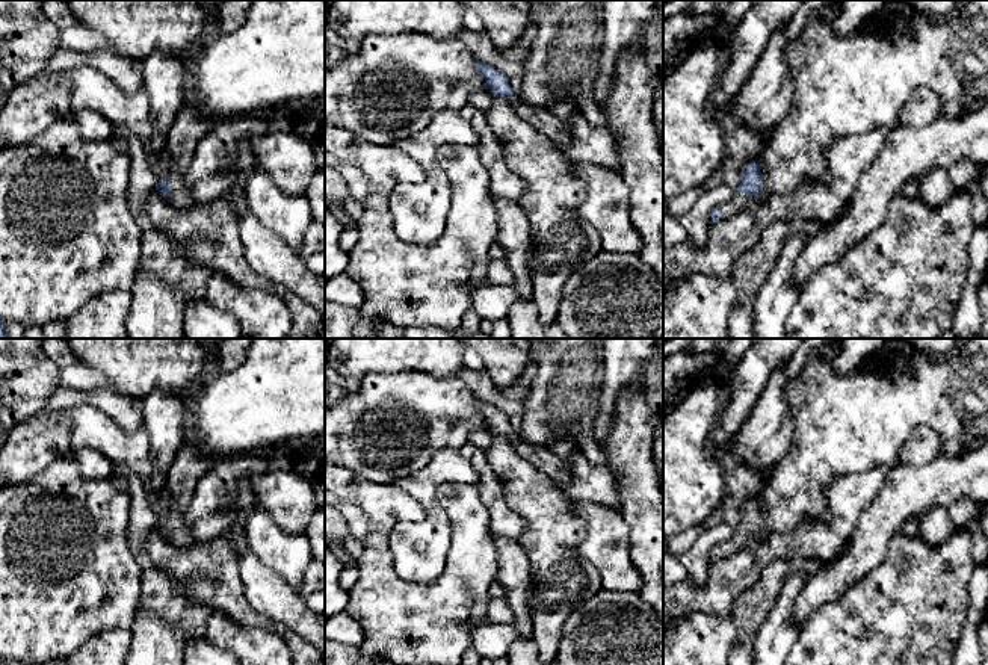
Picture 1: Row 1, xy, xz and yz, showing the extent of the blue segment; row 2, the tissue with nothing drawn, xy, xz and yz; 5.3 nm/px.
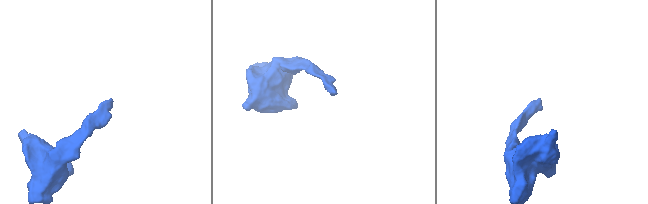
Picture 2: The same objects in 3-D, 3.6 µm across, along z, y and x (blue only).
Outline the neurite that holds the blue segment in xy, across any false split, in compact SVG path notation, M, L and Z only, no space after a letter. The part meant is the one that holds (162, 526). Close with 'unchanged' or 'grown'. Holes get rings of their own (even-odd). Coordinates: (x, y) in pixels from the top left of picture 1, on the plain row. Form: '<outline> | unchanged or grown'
M174 508L166 520L159 518L156 529L177 547L187 547L195 543L190 526L192 520L186 517L186 512Z | grown

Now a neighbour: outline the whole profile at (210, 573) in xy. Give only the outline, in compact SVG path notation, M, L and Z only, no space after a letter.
M154 527L147 537L145 553L153 565L183 583L195 603L210 608L231 624L260 626L279 633L292 651L292 665L325 665L325 657L314 645L252 609L240 580L242 553L228 537L177 547Z

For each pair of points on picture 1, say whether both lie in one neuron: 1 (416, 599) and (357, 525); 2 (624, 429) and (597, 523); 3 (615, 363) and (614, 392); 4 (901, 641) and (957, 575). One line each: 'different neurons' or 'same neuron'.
1: different neurons
2: different neurons
3: same neuron
4: same neuron

